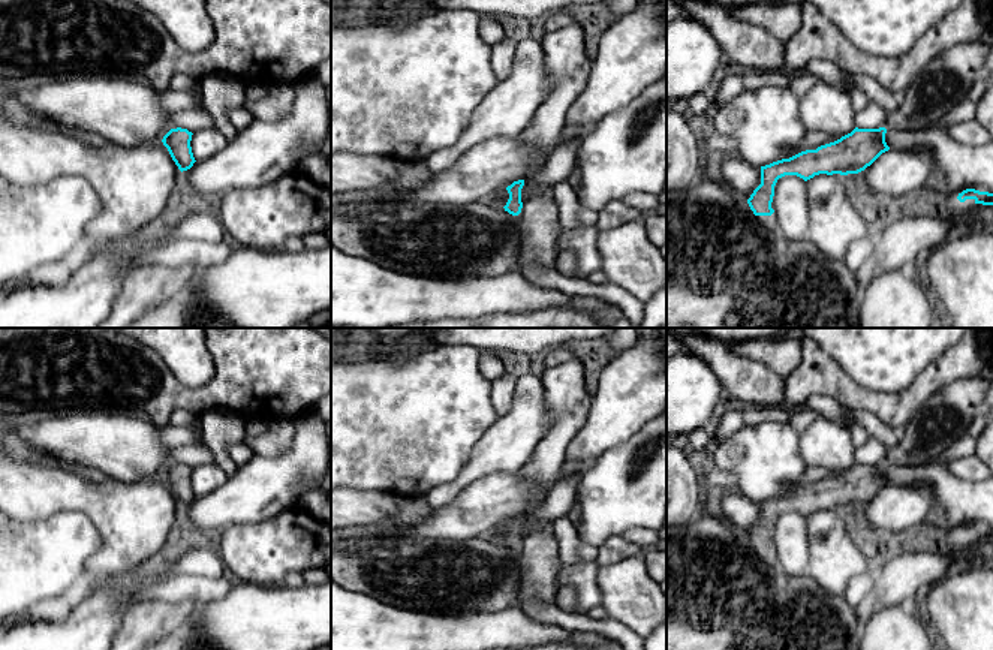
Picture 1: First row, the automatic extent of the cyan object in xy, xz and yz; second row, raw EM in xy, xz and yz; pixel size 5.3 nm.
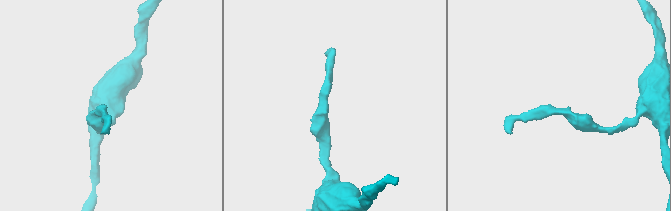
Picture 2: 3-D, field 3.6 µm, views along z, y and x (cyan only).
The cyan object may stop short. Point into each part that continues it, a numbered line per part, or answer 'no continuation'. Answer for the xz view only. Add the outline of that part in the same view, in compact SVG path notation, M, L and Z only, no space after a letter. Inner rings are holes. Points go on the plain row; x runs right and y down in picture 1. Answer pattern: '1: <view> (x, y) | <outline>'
no continuation

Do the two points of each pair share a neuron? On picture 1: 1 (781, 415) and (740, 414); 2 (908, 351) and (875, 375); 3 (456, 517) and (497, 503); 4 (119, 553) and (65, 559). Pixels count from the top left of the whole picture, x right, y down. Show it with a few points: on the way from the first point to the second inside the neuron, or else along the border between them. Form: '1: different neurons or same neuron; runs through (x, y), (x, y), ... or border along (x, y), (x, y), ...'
1: same neuron; runs through (770, 414), (751, 414)
2: same neuron; runs through (900, 351), (882, 367)
3: same neuron; runs through (466, 517), (487, 503)
4: different neurons; border along (90, 520), (101, 545), (87, 559), (84, 571)

